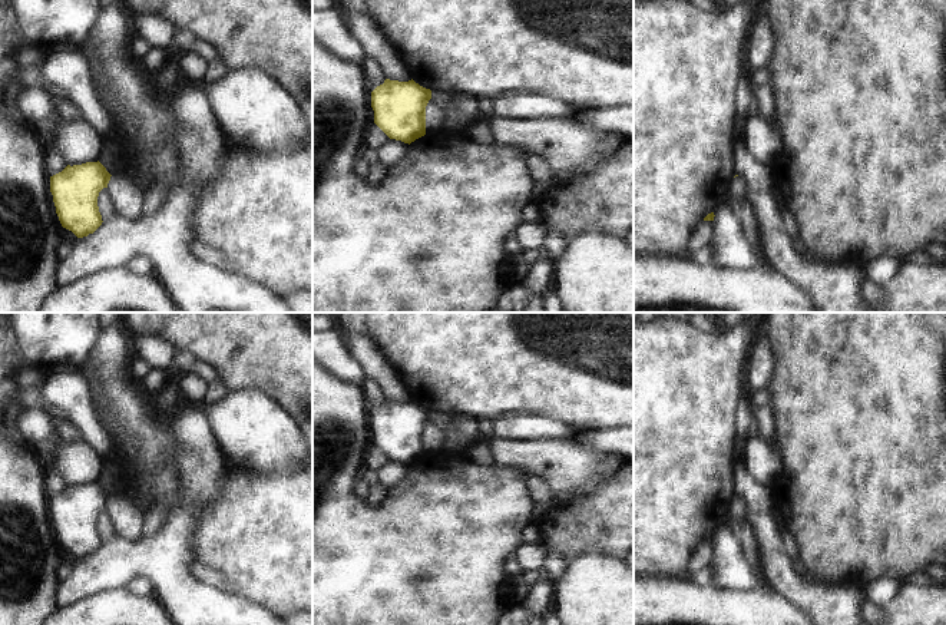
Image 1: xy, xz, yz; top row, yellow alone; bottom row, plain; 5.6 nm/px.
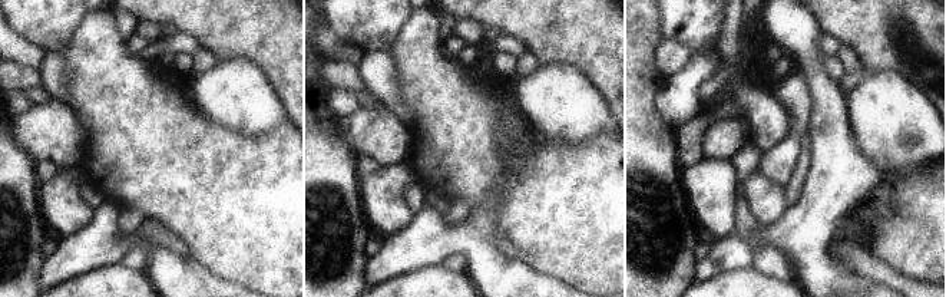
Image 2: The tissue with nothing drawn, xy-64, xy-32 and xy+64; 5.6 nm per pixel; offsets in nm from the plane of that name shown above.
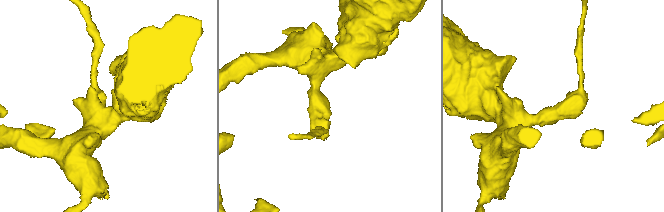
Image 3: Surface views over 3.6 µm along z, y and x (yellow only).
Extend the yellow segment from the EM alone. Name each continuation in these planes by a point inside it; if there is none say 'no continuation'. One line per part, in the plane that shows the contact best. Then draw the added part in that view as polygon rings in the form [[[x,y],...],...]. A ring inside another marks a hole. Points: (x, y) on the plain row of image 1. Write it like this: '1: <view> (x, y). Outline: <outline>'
no continuation

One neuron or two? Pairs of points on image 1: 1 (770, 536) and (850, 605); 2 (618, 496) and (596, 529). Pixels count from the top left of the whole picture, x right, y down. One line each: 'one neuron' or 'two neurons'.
1: one neuron
2: one neuron

